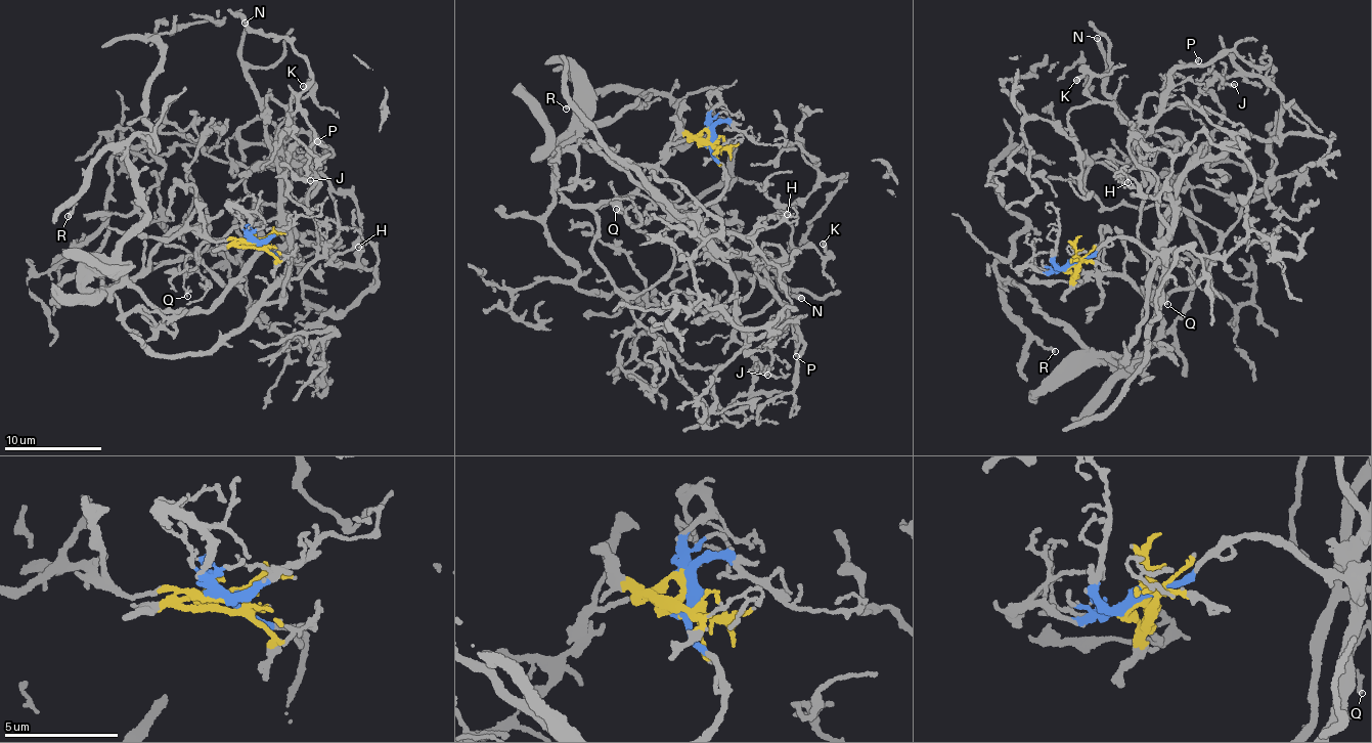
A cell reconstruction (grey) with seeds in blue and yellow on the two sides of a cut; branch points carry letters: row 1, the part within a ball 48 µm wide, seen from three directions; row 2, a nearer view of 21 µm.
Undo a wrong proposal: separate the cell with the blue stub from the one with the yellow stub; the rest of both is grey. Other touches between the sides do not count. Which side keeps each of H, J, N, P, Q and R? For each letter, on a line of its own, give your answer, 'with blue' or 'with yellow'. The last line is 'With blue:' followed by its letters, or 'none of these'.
H: with blue
J: with blue
N: with blue
P: with blue
Q: with blue
R: with yellow
With blue: H, J, N, P, Q

